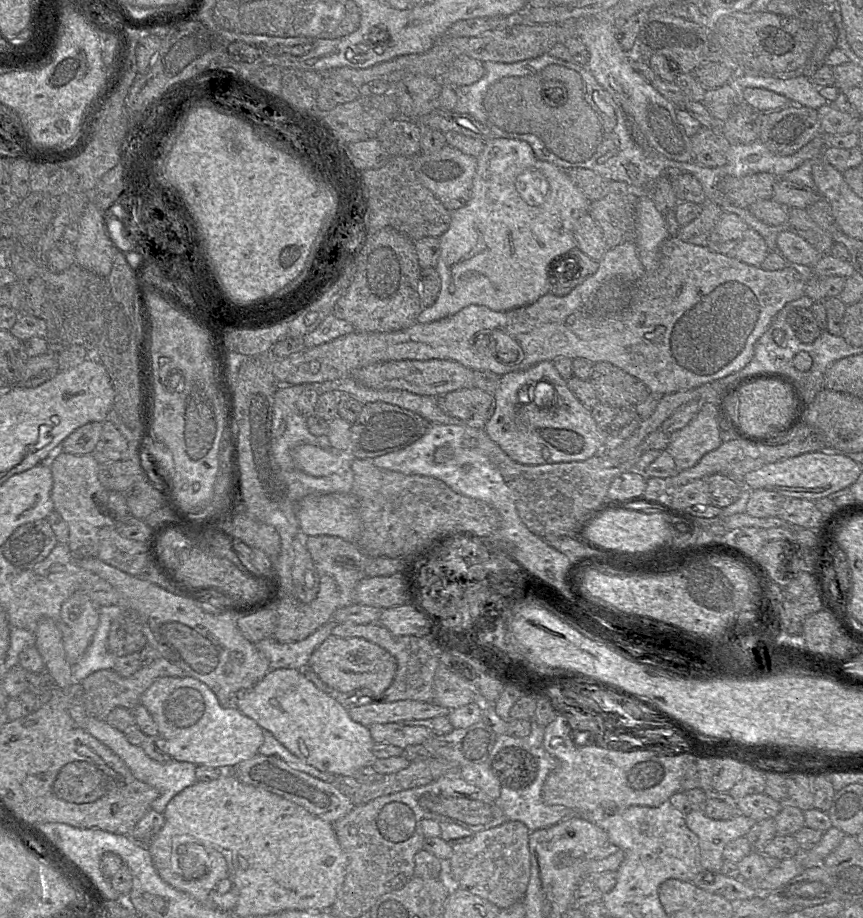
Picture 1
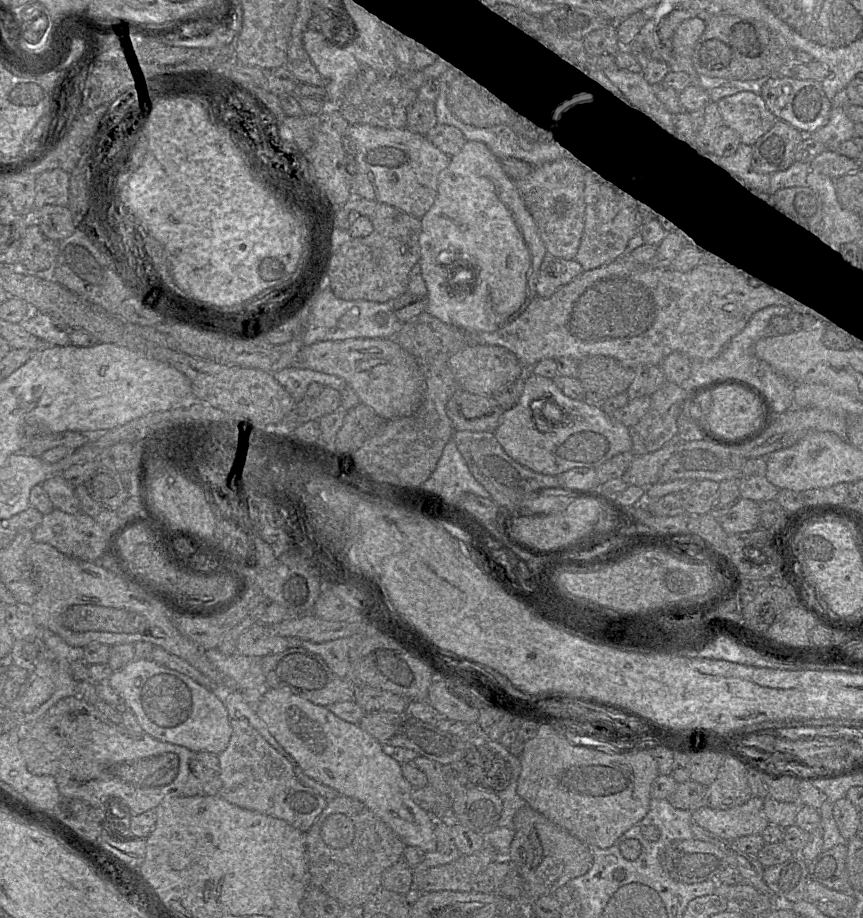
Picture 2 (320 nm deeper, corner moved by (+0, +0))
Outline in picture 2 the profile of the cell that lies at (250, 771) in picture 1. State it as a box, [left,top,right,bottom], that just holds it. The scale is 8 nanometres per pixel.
[218,719,328,833]

